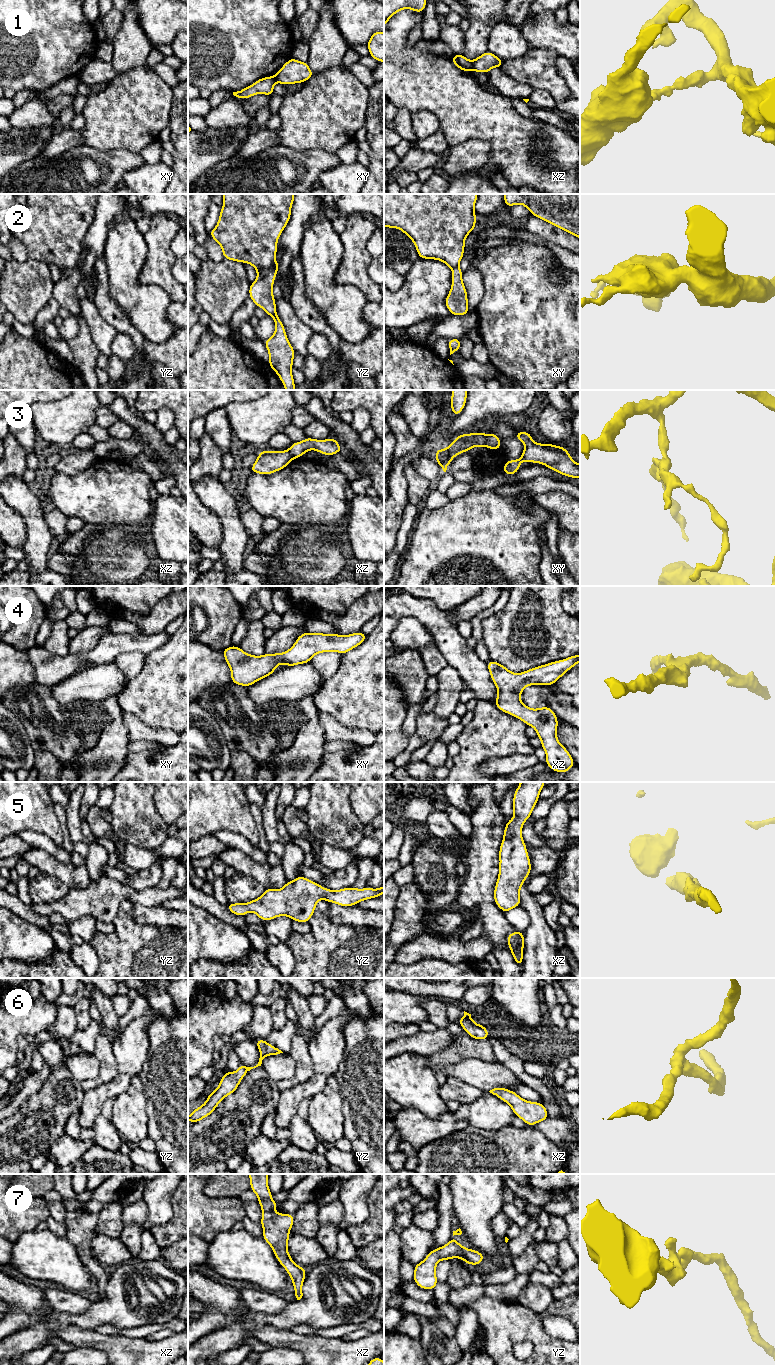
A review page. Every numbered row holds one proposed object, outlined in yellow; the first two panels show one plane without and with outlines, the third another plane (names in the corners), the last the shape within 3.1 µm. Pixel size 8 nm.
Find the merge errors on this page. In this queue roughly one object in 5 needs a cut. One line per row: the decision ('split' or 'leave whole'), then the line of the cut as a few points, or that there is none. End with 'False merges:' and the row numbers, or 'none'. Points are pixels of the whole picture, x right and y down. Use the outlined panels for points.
1: split | xz (471, 61), (472, 70)
2: split | yz (274, 260), (269, 267), (257, 270)
3: split | xy (488, 434), (485, 445)
4: leave whole | no cut
5: leave whole | no cut
6: leave whole | no cut
7: leave whole | no cut
False merges: 1, 2, 3

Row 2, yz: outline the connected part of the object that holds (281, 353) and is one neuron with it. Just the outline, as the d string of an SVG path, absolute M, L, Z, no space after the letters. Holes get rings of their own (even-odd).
M274 261L268 269L257 270L256 280L249 286L249 298L256 307L261 307L275 323L275 332L264 344L269 353L269 366L282 381L285 390L295 390L292 375L293 358L296 352L289 343L282 321L276 312L276 302L273 295L273 284L278 273L279 263Z

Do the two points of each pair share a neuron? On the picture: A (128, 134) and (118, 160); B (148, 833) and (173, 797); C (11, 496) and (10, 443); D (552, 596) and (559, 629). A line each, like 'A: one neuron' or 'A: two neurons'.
A: two neurons
B: two neurons
C: two neurons
D: one neuron

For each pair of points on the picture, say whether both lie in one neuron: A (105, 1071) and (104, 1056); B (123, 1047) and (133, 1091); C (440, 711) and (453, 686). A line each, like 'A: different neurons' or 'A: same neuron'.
A: same neuron
B: different neurons
C: same neuron

